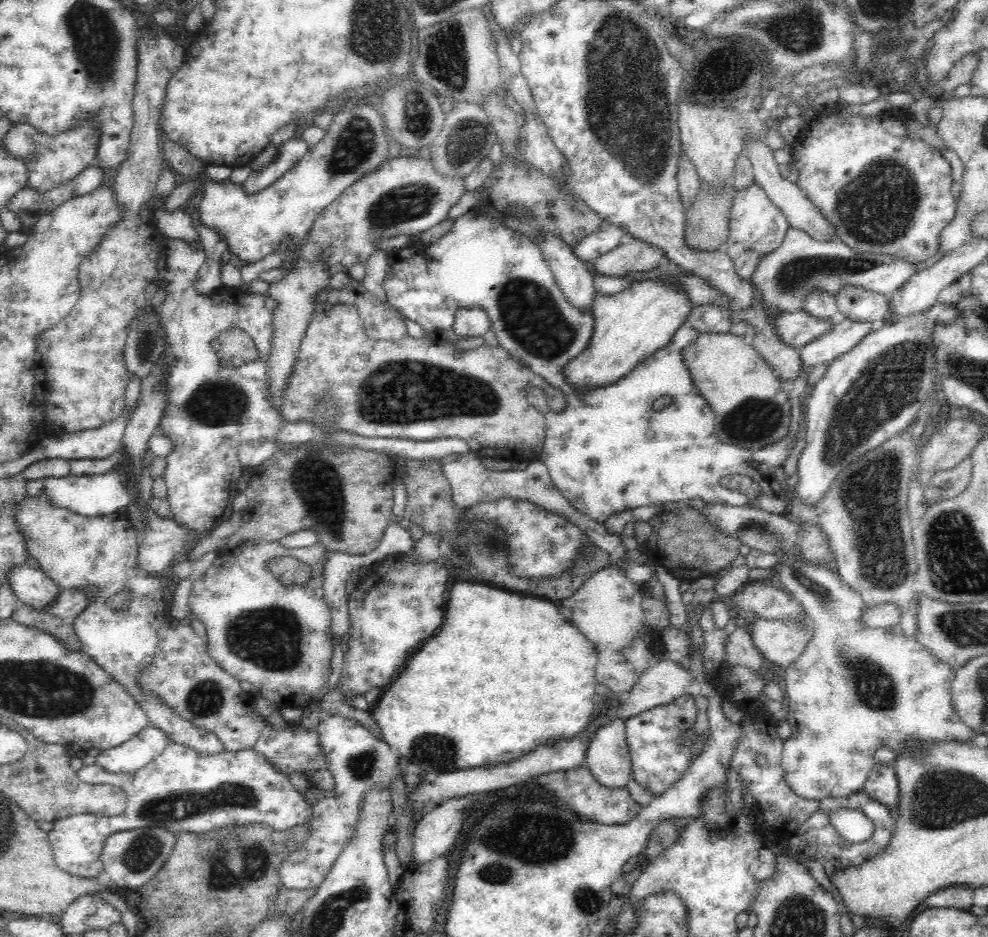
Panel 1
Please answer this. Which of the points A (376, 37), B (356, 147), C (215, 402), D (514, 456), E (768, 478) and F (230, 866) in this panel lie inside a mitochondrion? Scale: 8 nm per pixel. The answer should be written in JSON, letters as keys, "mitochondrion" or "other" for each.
{"A":"mitochondrion","B":"mitochondrion","C":"mitochondrion","D":"other","E":"other","F":"mitochondrion"}

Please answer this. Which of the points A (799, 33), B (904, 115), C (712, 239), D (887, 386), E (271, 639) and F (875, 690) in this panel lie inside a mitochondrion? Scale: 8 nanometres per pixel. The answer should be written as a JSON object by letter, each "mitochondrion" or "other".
{"A":"mitochondrion","B":"other","C":"other","D":"mitochondrion","E":"mitochondrion","F":"mitochondrion"}

